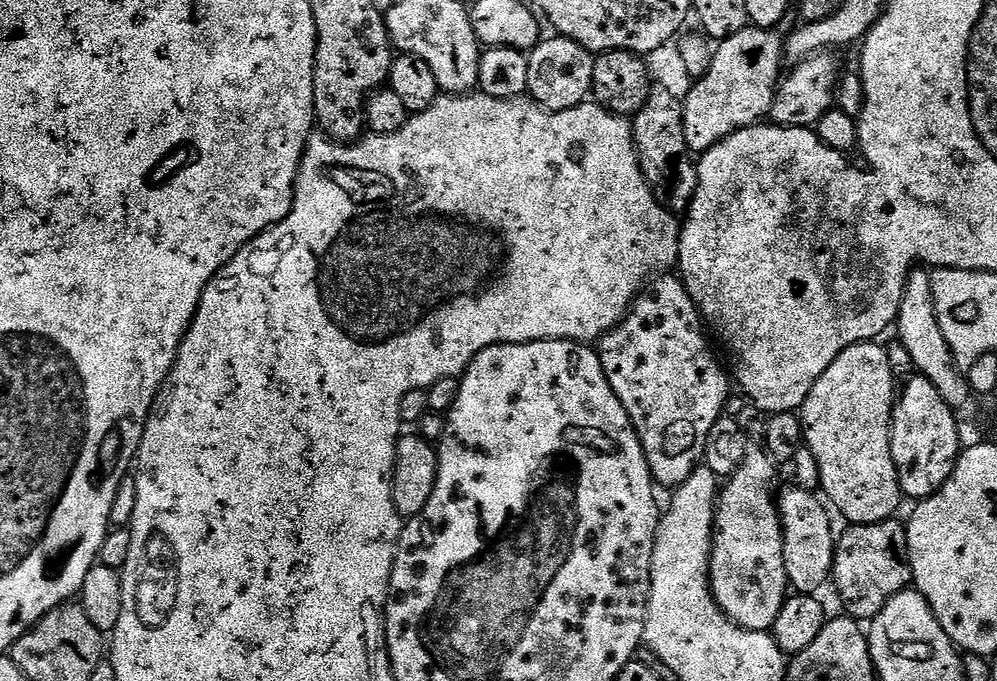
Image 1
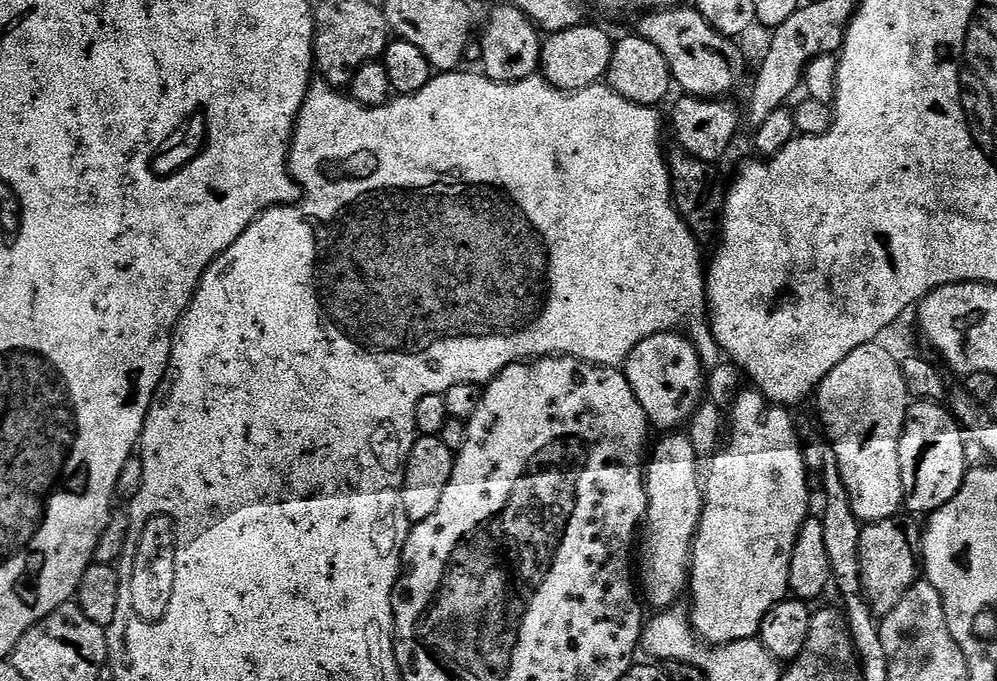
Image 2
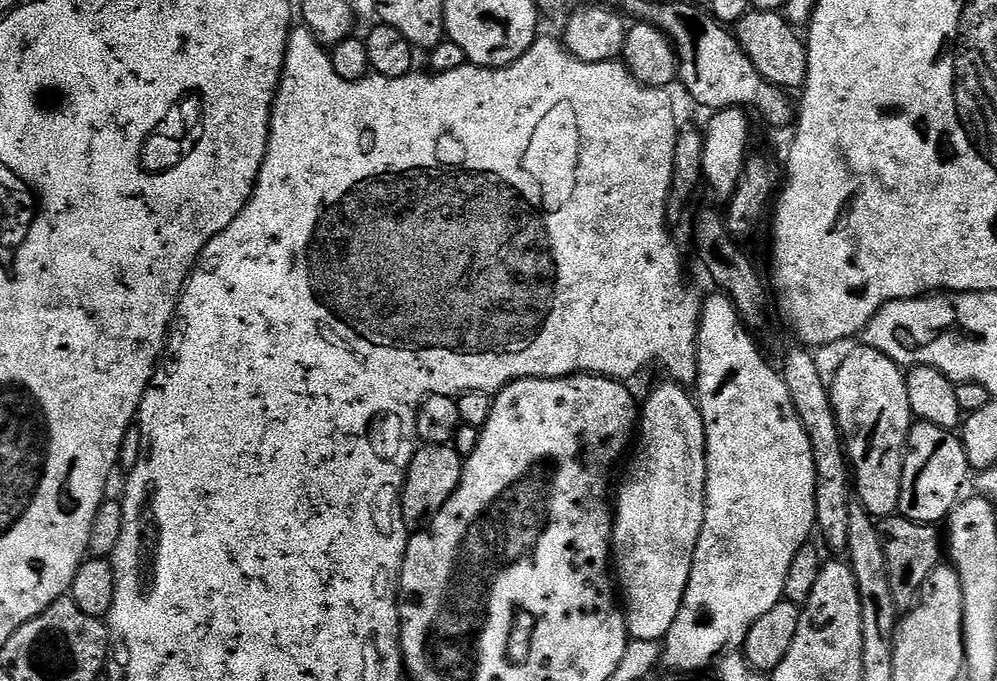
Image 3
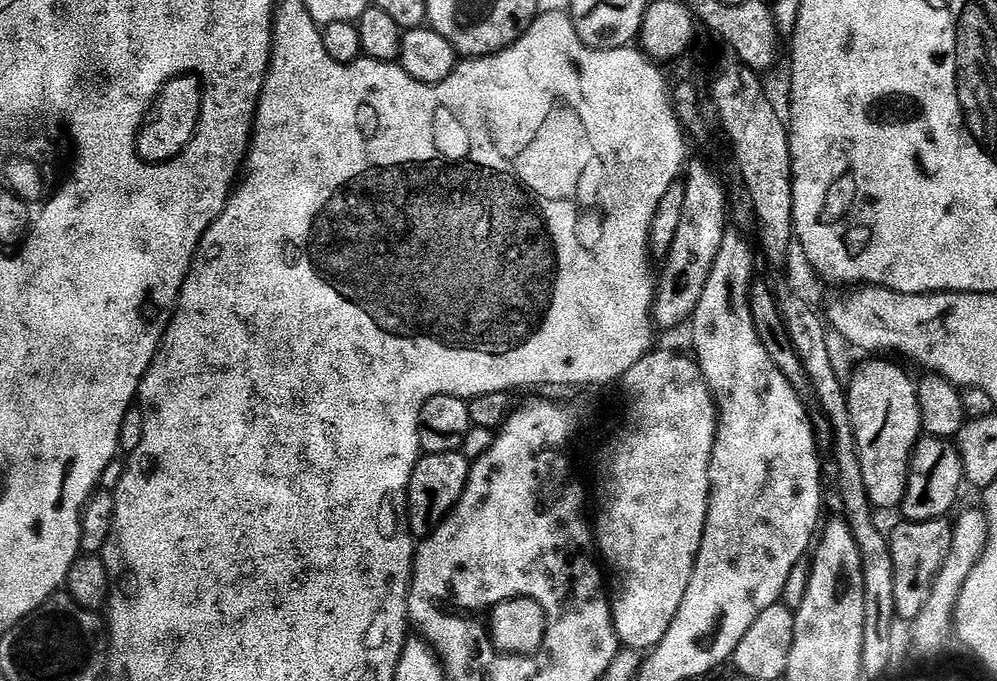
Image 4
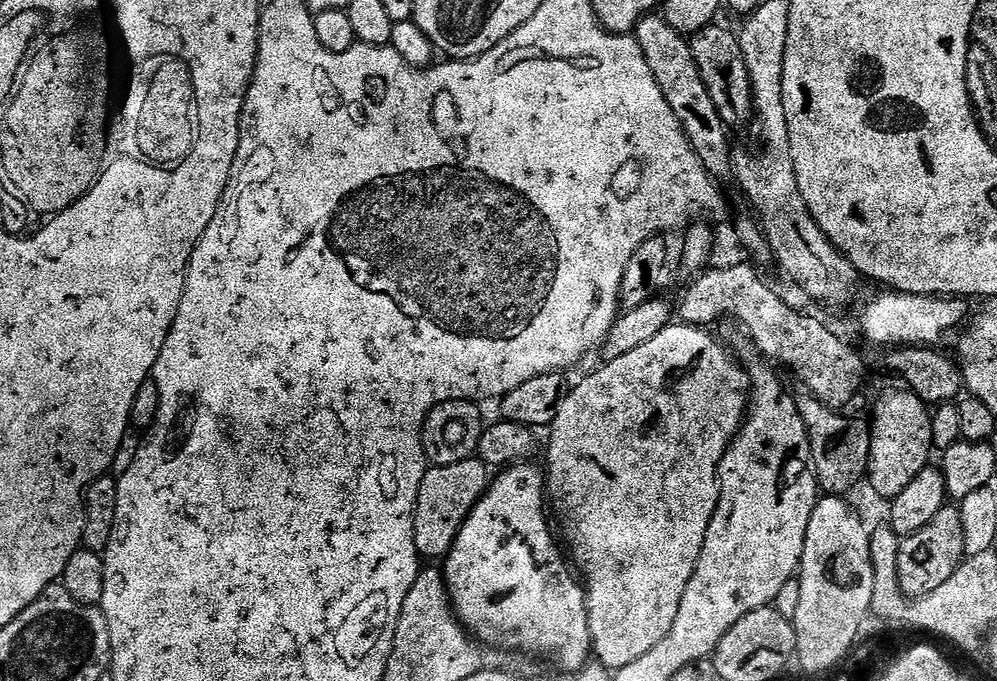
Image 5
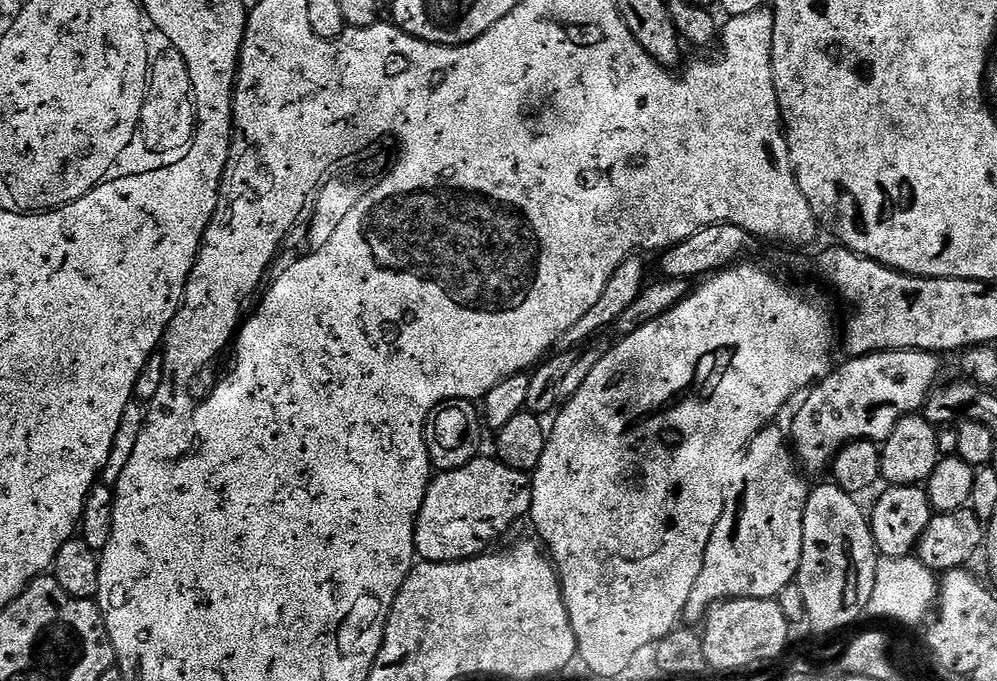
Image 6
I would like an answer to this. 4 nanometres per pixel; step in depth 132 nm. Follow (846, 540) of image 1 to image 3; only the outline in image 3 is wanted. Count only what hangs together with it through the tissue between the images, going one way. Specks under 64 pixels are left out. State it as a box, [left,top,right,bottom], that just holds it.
[879,514,942,614]

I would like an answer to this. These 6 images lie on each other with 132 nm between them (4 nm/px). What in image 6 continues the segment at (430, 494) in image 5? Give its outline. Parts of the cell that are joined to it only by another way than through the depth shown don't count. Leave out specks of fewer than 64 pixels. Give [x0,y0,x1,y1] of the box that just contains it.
[416,455,532,563]

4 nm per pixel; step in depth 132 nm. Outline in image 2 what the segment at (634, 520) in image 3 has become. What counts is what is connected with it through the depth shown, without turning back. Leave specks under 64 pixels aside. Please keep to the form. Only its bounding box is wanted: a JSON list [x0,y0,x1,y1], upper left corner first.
[638,434,704,610]

